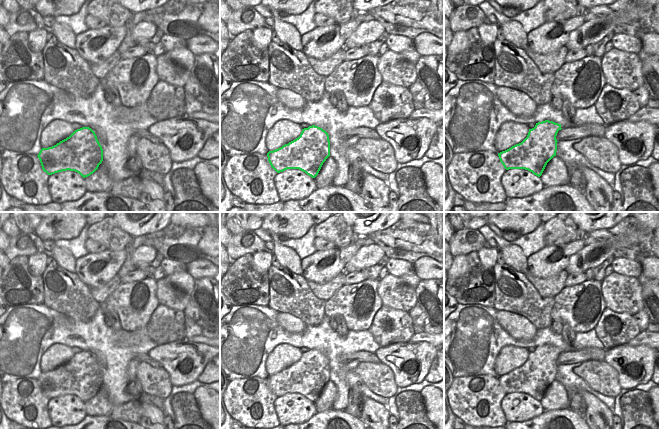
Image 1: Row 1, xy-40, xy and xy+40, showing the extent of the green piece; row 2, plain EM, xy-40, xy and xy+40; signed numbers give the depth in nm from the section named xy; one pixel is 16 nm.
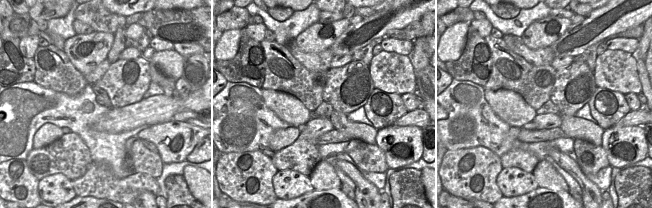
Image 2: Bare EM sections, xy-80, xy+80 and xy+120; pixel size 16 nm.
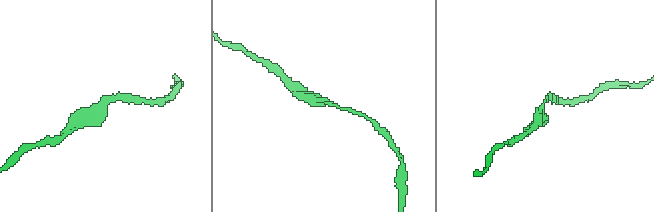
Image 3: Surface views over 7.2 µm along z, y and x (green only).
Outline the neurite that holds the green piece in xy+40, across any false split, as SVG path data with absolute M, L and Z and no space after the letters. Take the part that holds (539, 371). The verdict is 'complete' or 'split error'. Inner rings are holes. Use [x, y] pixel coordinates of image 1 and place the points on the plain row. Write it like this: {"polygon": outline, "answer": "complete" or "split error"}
{"polygon": "M549 344L536 347L534 352L529 353L527 361L521 367L498 377L500 386L506 394L525 393L540 401L547 387L556 380L558 366L556 360L561 353L561 348Z", "answer": "complete"}

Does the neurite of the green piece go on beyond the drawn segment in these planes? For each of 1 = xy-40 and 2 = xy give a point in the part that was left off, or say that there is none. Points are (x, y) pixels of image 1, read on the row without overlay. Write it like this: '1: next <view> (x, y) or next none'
1: next none
2: next none

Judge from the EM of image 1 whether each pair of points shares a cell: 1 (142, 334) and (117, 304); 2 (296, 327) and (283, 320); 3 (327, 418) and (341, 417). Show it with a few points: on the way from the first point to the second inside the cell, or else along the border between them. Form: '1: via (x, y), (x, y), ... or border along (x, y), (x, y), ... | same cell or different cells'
1: border along (148, 321), (143, 327), (132, 331) | different cells
2: via (293, 324), (286, 321) | same cell
3: via (330, 418), (338, 416) | same cell

